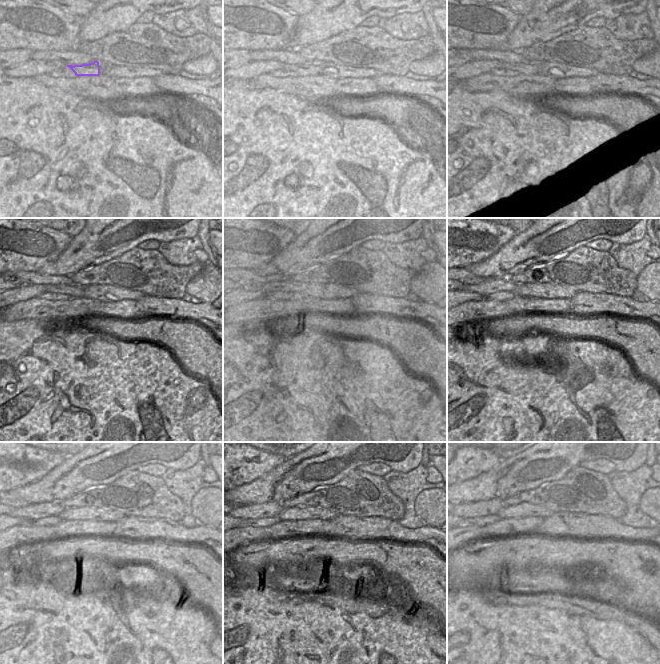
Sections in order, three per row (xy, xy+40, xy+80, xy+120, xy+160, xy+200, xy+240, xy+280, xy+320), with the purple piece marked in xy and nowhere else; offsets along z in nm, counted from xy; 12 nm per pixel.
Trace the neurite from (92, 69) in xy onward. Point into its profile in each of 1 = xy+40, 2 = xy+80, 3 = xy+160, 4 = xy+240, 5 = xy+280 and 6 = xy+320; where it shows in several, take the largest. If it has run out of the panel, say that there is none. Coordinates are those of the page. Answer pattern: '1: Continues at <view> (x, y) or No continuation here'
1: Continues at xy+40 (313, 69)
2: Continues at xy+80 (527, 68)
3: Continues at xy+160 (276, 286)
4: Continues at xy+240 (32, 511)
5: Continues at xy+280 (271, 508)
6: Continues at xy+320 (488, 507)

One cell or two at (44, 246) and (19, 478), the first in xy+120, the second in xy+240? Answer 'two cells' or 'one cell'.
one cell

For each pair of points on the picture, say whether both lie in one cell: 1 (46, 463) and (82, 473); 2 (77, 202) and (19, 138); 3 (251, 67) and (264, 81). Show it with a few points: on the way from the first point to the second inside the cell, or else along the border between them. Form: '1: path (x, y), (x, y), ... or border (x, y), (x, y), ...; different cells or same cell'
1: border (66, 457), (38, 480); different cells
2: path (60, 186), (58, 179), (46, 167), (36, 151); same cell
3: border (270, 72), (264, 72), (248, 80); different cells

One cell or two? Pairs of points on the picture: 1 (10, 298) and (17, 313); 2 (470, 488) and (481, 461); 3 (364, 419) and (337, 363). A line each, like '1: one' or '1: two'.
1: two
2: two
3: one

